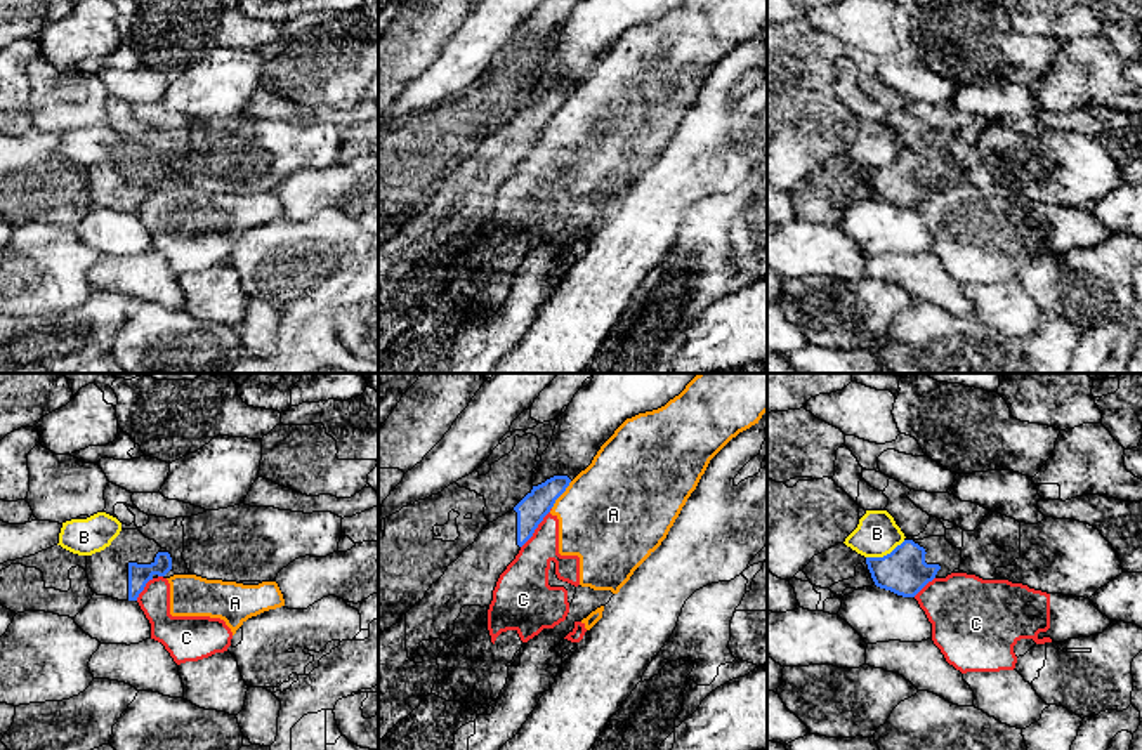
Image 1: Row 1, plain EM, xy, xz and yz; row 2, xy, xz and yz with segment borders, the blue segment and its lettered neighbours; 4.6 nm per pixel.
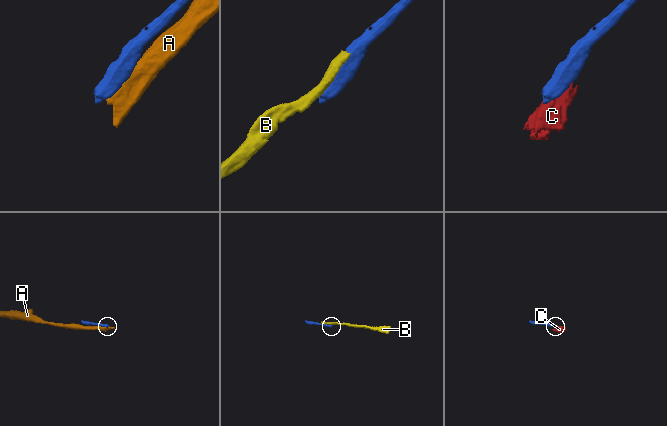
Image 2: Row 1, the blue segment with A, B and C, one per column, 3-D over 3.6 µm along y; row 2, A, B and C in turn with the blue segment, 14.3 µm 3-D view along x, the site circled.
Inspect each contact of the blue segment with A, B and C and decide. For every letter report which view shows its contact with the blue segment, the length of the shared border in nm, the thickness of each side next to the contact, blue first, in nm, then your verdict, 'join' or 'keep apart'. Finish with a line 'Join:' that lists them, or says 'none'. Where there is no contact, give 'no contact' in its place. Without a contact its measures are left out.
A: xz | 160 nm | 140/480 nm | keep apart
B: yz | 200 nm | 220/200 nm | keep apart
C: xz | 240 nm | 140/200 nm | keep apart
Join: none

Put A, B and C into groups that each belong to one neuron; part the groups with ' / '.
A C / B

